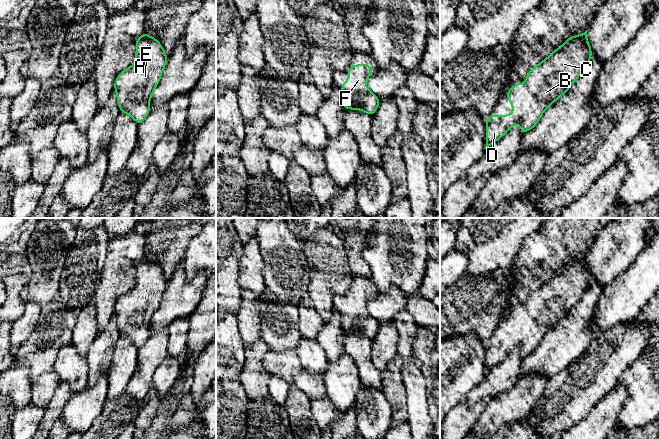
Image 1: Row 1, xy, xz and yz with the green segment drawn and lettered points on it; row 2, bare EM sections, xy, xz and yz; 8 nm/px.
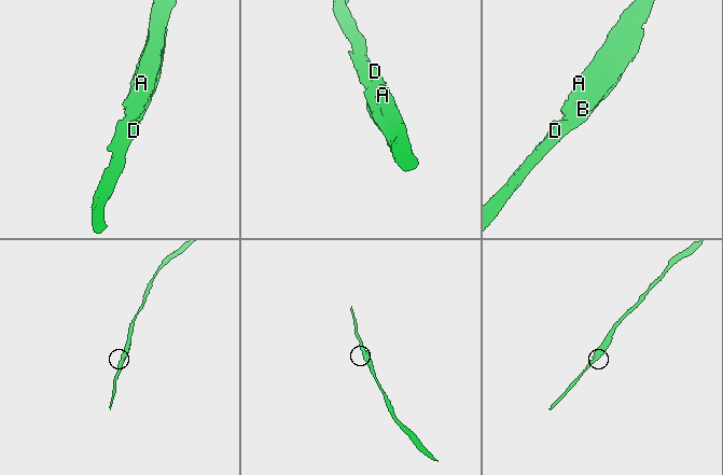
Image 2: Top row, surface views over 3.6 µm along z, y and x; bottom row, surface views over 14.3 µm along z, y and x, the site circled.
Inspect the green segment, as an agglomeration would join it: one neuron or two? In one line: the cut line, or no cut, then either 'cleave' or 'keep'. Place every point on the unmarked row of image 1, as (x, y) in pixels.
no cut | keep

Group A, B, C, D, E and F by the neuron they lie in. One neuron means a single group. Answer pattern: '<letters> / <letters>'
A B C D E F

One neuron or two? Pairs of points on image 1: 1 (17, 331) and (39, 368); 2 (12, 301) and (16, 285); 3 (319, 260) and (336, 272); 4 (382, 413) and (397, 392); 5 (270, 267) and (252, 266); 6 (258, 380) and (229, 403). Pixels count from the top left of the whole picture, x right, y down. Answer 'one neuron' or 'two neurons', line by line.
1: two neurons
2: one neuron
3: one neuron
4: two neurons
5: two neurons
6: two neurons

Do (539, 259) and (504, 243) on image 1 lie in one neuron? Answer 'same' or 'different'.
different

